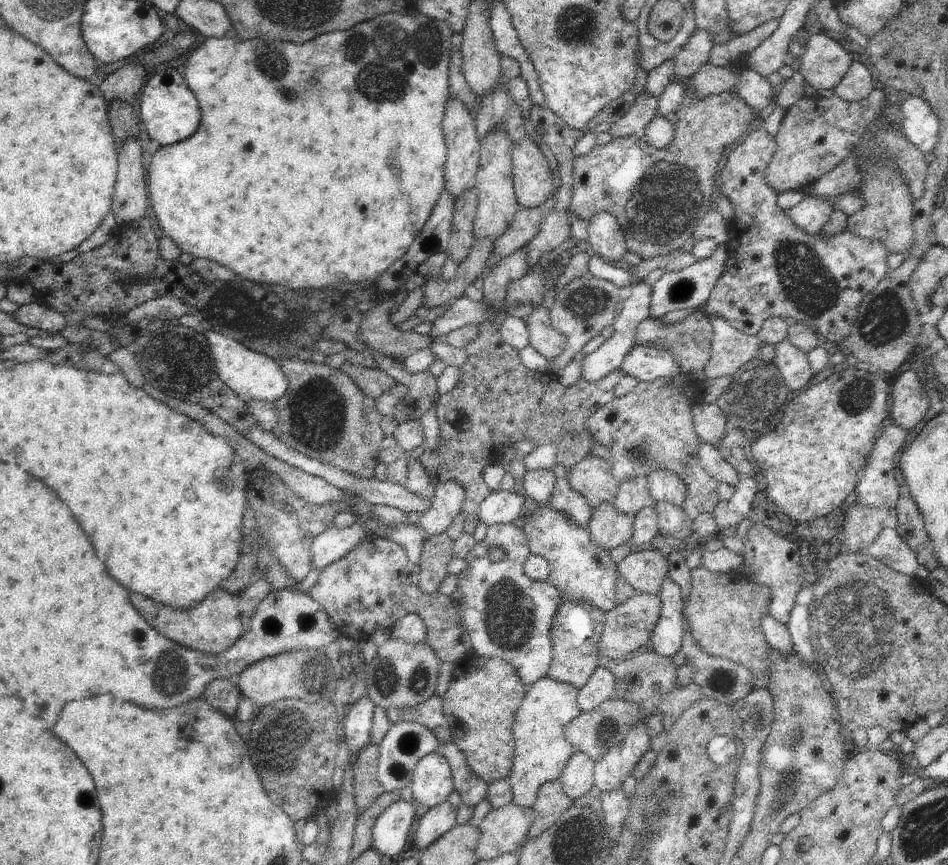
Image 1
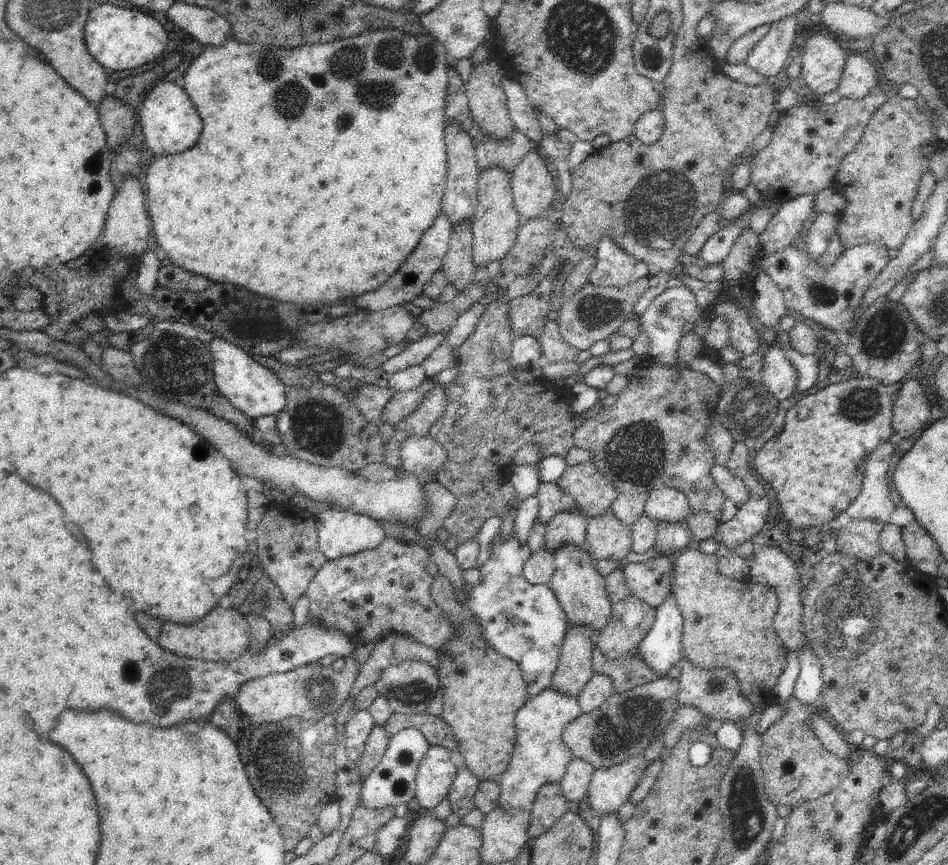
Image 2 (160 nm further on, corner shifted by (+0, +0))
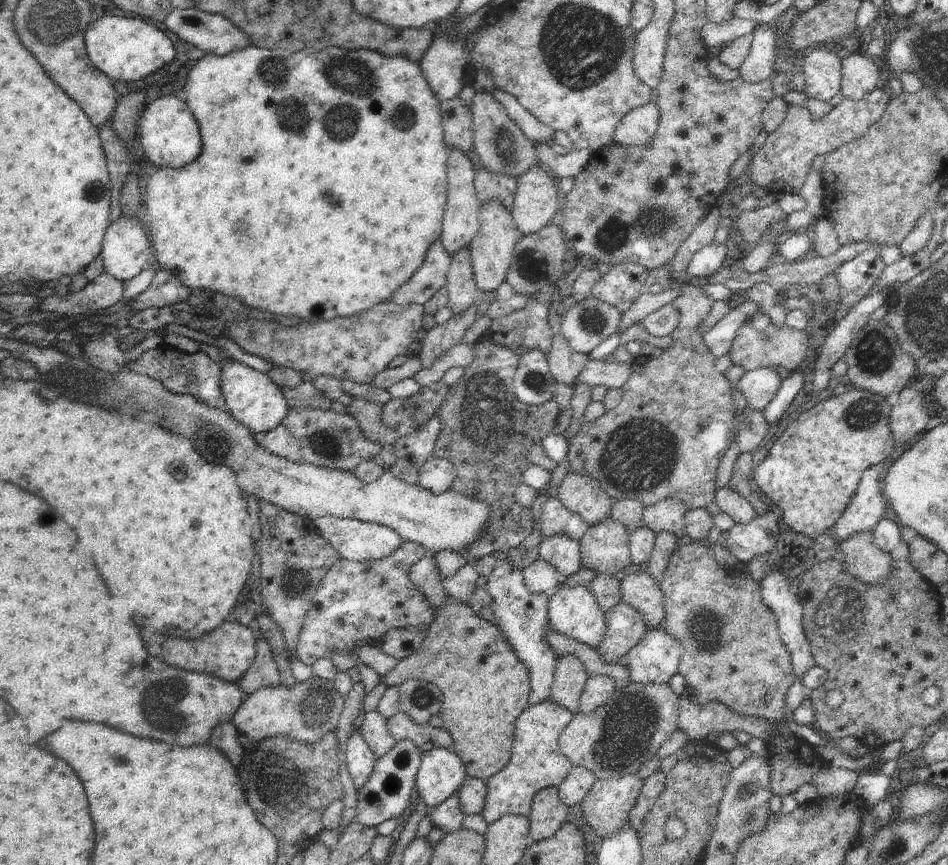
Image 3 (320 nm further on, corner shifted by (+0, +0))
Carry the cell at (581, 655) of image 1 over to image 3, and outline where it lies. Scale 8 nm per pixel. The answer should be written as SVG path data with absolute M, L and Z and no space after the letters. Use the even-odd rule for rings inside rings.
M576 655L560 658L553 674L549 701L574 714L580 712L579 698L589 678L585 664Z

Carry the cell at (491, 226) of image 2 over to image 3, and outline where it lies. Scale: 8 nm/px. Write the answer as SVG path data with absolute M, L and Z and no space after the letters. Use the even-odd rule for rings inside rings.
M493 199L482 206L479 225L479 231L471 242L470 248L475 285L478 292L483 295L484 292L496 291L502 282L506 282L515 246L522 236L514 224L512 215L498 199Z

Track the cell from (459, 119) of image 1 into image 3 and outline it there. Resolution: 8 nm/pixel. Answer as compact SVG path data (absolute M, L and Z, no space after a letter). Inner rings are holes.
M450 149L447 158L448 196L447 205L443 214L441 243L452 258L459 250L470 244L479 231L479 214L481 202L476 196L475 176L477 164L473 157L466 156L460 149Z

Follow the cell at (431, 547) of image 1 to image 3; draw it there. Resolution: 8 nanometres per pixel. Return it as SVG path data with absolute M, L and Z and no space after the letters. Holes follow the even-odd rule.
M447 596L445 605L431 622L420 648L402 659L382 680L391 687L416 678L438 685L443 692L440 712L443 728L452 735L453 746L450 749L464 761L466 777L486 781L498 774L511 757L515 722L530 707L528 701L531 691L530 667L517 657L500 627L485 621L471 606L456 604Z

